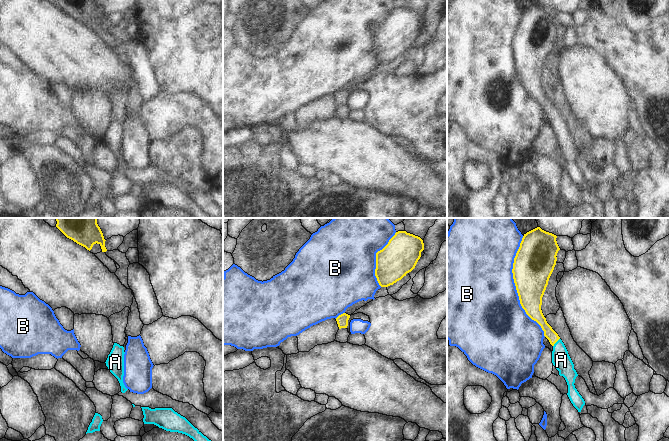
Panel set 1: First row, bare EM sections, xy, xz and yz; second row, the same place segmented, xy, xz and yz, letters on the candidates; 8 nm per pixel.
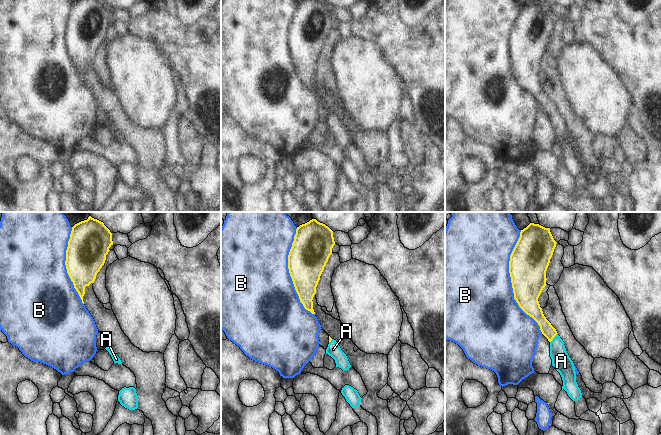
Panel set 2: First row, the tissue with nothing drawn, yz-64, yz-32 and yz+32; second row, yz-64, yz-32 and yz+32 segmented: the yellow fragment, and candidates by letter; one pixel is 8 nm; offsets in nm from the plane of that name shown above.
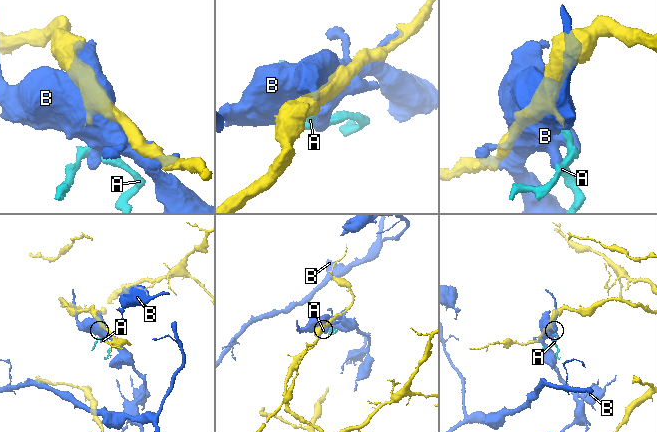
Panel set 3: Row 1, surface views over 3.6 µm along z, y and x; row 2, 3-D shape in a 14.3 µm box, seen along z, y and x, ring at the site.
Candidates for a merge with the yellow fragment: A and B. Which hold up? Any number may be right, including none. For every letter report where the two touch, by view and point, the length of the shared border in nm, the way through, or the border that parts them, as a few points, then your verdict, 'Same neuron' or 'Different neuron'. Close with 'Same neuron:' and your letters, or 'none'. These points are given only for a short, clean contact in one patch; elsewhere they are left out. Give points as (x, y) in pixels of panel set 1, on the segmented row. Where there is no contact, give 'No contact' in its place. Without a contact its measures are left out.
A: Touches yellow at yz (556, 341). Shared border 90 nm. Path across: yz (549, 333), (556, 341), (561, 360). Same neuron
B: Touches yellow at yz (516, 287). Shared border 850 nm. Different neuron
Same neuron: A

